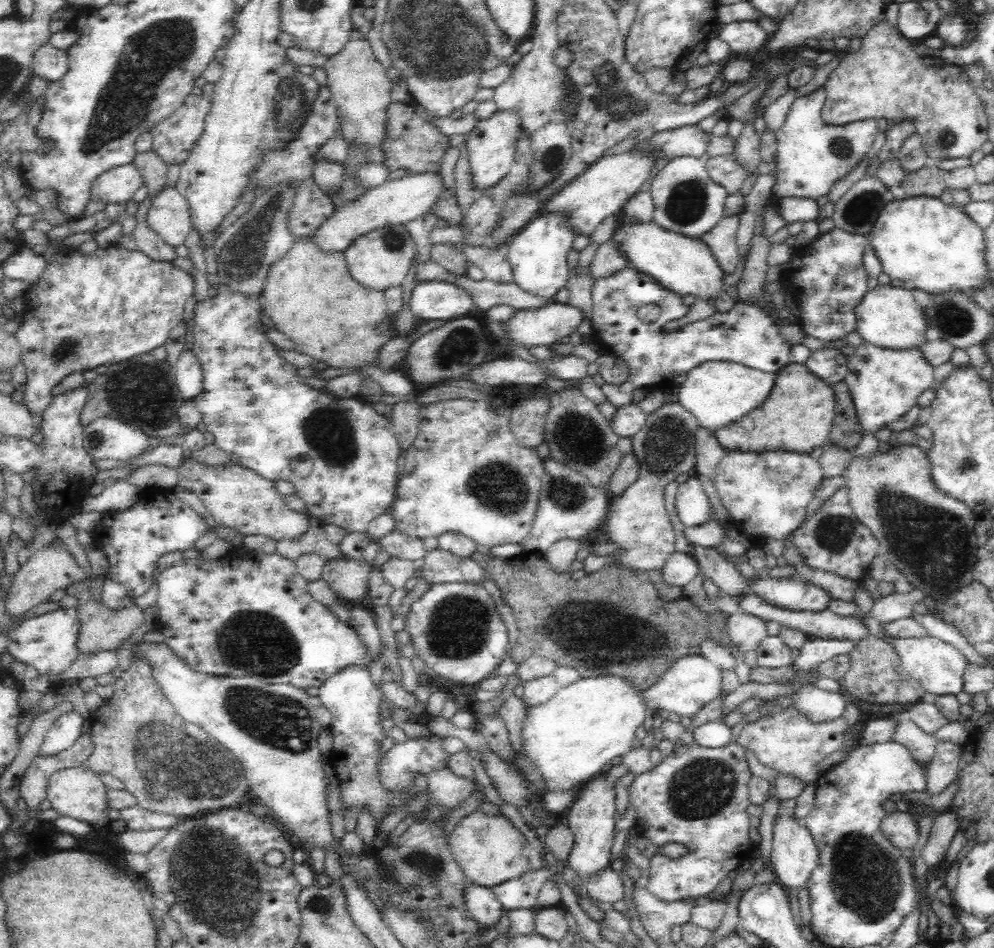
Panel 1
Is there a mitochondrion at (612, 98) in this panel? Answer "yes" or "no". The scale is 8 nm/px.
yes

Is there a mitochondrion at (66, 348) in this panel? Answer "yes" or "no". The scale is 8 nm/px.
yes

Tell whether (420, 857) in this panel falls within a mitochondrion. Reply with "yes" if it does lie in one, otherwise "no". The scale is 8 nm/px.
yes

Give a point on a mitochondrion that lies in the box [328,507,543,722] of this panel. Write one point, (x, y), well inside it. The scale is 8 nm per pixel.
(458, 628)

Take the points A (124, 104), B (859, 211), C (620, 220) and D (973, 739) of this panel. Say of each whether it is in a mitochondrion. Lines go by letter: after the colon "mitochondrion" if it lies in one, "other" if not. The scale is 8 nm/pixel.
A: mitochondrion
B: mitochondrion
C: other
D: other

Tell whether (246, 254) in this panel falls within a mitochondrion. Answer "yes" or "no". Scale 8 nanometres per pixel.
yes

